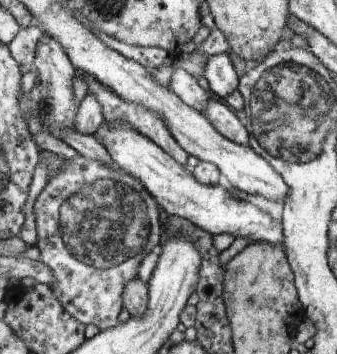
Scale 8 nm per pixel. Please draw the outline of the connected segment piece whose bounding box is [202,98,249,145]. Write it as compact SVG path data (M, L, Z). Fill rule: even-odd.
M219 98L209 99L202 113L223 136L242 145L248 144L249 132L247 132L247 128L241 124L241 120L237 118L235 110L224 100Z

